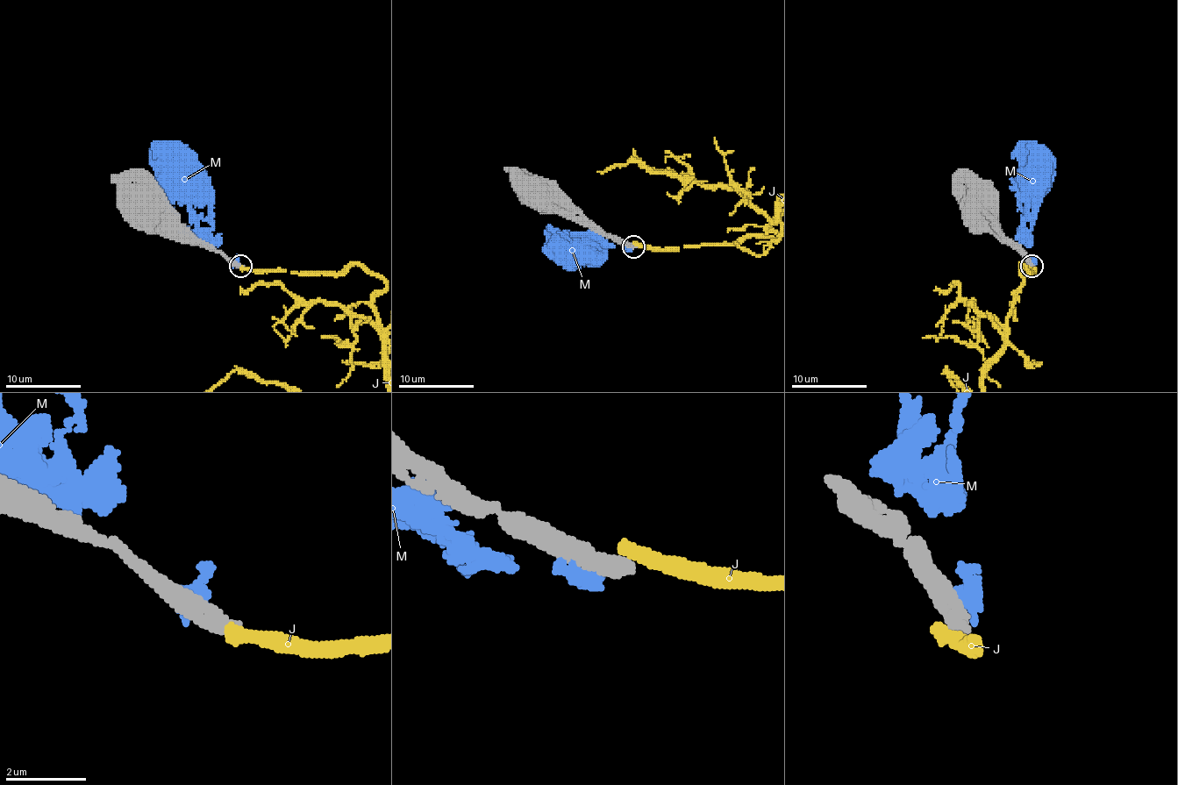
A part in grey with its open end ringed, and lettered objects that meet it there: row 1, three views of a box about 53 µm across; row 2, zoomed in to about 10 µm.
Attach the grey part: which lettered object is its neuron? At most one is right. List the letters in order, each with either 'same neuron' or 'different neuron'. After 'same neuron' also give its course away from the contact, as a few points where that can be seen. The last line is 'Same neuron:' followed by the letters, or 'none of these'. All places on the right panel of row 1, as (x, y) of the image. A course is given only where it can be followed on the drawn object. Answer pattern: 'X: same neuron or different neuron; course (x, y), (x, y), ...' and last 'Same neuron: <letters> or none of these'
J: different neuron
M: different neuron
Same neuron: none of these

